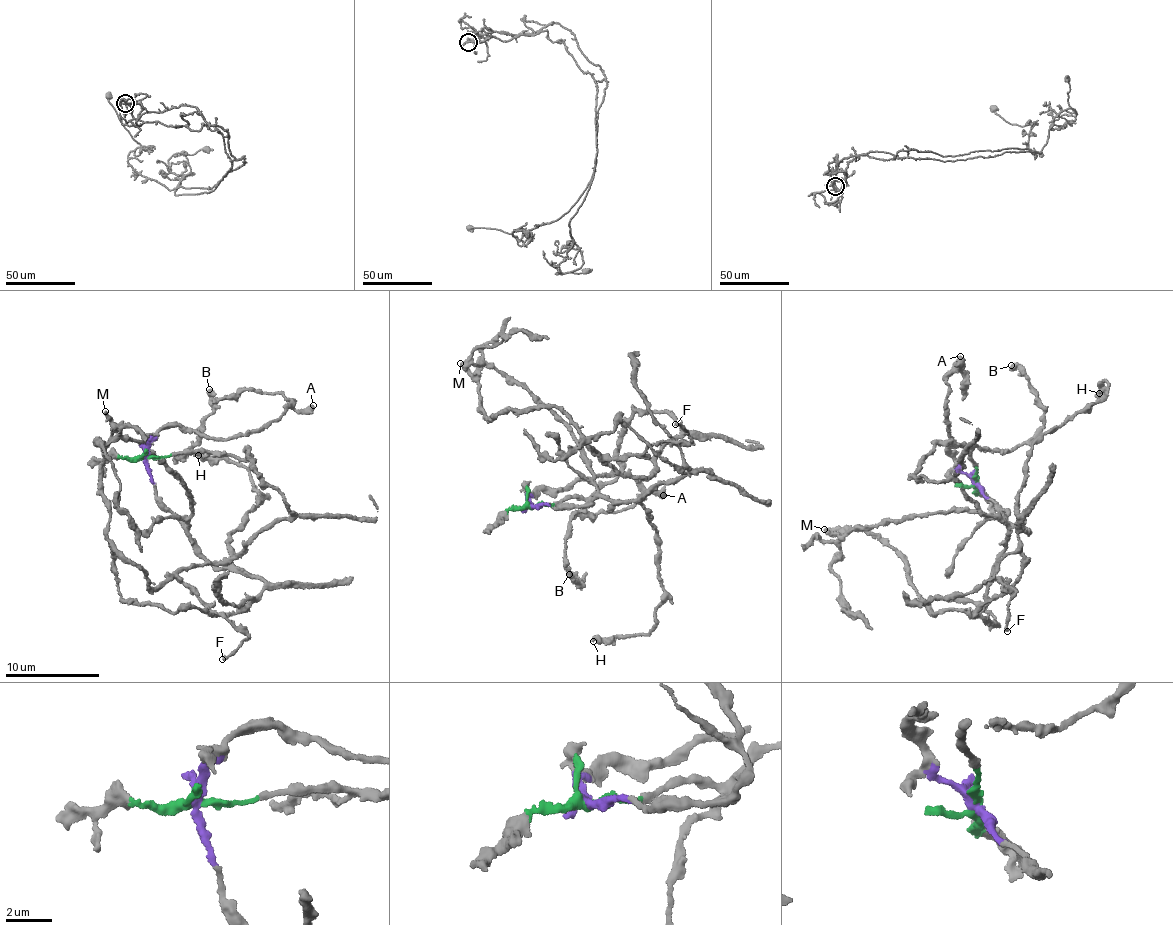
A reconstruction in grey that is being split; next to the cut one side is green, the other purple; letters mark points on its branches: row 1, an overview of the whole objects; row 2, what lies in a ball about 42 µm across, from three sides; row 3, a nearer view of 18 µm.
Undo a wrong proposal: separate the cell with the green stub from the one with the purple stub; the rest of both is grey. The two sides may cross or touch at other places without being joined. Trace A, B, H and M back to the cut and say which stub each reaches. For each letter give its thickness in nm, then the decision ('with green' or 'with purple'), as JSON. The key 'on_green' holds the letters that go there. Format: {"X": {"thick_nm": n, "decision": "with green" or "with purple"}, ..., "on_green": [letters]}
{"A": {"thick_nm": 360, "decision": "with purple"}, "B": {"thick_nm": 550, "decision": "with green"}, "H": {"thick_nm": 480, "decision": "with purple"}, "M": {"thick_nm": 260, "decision": "with green"}, "on_green": ["B", "M"]}

